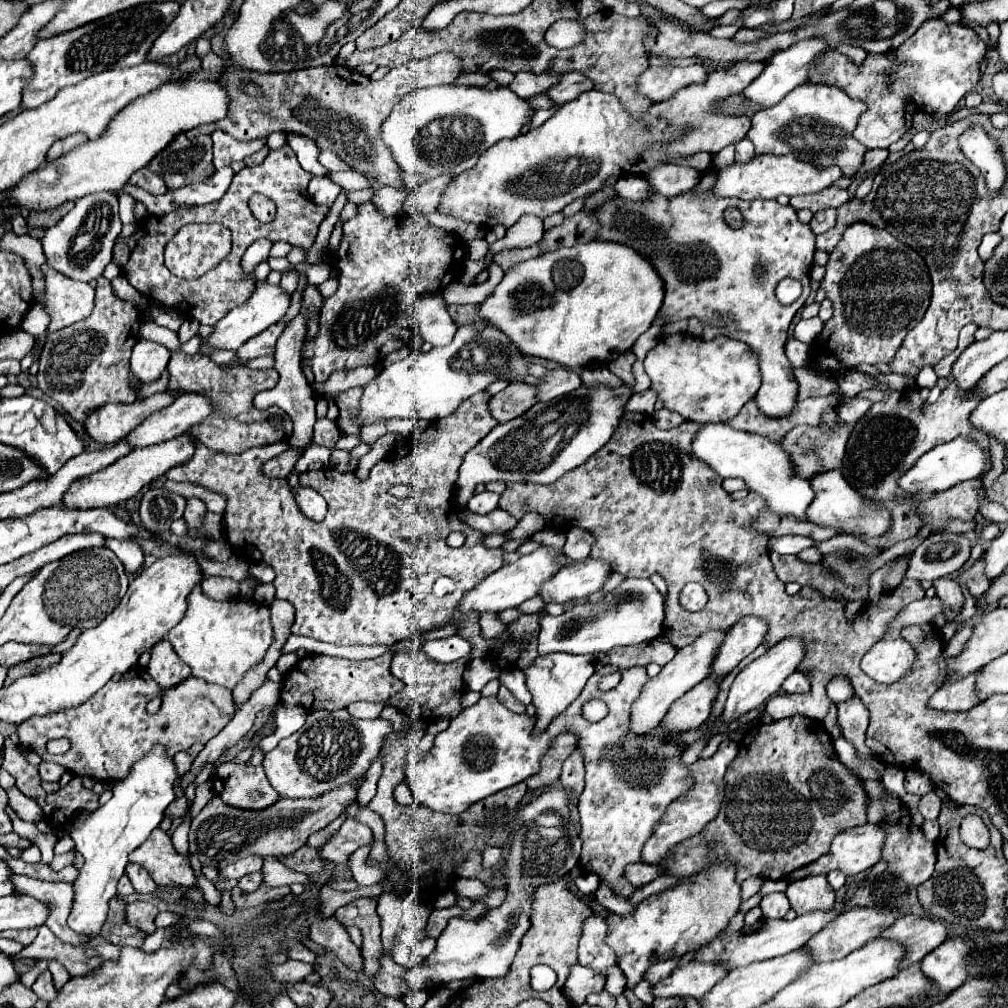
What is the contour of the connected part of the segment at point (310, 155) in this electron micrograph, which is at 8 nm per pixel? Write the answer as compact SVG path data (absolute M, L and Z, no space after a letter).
M289 132L287 134L287 144L293 148L293 152L297 154L299 158L299 164L311 172L313 176L323 176L327 174L327 170L317 162L317 152L319 152L319 146L315 140L303 136L303 134L295 134L295 132Z

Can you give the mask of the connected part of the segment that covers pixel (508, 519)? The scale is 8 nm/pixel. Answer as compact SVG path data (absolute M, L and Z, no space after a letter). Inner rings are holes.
M501 508L493 510L493 514L487 514L487 516L469 514L469 510L461 510L459 514L461 514L461 520L463 520L467 526L471 526L473 530L479 530L479 532L483 532L483 534L491 534L491 532L507 534L507 532L511 532L511 530L515 528L515 524L517 524L517 520L515 520L509 512L505 512L505 510L501 510Z

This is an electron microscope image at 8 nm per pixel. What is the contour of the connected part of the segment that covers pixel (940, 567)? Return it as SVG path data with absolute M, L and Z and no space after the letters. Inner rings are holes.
M933 534L909 558L907 580L935 580L959 570L971 554L971 542L963 534Z

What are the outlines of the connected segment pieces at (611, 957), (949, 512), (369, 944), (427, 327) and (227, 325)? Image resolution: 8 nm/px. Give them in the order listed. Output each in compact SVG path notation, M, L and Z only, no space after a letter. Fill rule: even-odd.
M593 914L585 920L585 932L581 934L579 942L579 964L591 968L603 976L607 976L609 966L617 964L615 952L605 942L607 938L607 922L599 914Z
M981 480L961 482L945 492L937 492L923 504L923 514L935 524L943 526L951 518L973 520L979 510L979 490Z
M359 898L355 902L351 902L349 906L339 908L339 916L337 920L343 926L357 926L363 934L363 946L361 946L361 954L365 960L365 970L363 974L373 982L377 970L381 968L381 952L383 952L383 944L381 944L381 918L375 912L377 900L373 898Z
M441 292L419 300L415 320L423 340L429 344L449 344L457 330L457 326L451 322L451 316L447 314L447 304Z
M261 282L257 284L255 292L251 294L251 298L247 302L243 302L241 306L233 308L225 318L221 318L221 322L215 324L215 332L205 340L205 348L203 354L207 354L209 346L215 348L229 348L229 350L237 350L243 342L247 342L249 338L257 336L259 332L263 332L265 328L269 328L271 324L283 320L285 312L291 306L291 294L285 292L281 286L273 286L269 282ZM209 344L209 346L207 346Z

